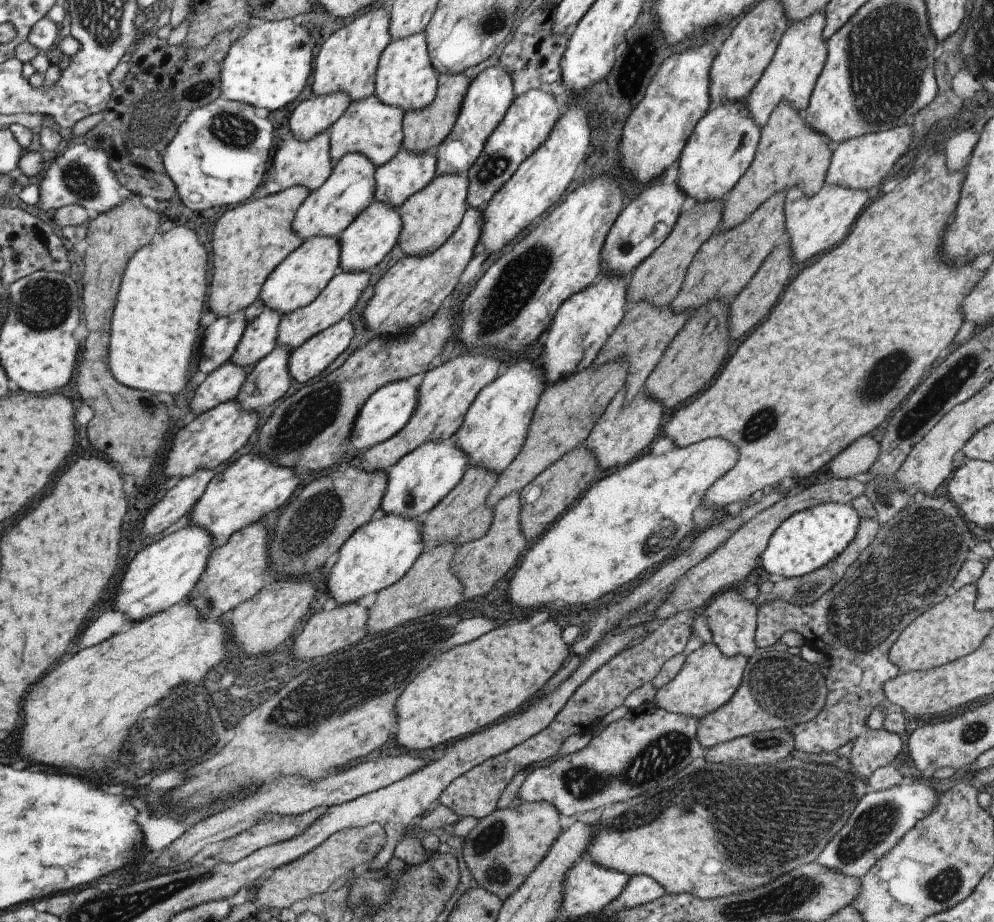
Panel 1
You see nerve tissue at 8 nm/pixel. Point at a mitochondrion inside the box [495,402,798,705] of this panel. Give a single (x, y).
(658, 540)

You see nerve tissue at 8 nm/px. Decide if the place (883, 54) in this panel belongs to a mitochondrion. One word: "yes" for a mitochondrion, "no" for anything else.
yes

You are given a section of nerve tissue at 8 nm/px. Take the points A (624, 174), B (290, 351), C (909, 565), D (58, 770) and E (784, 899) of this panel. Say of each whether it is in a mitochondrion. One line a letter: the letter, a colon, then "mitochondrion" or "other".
A: other
B: other
C: mitochondrion
D: other
E: mitochondrion

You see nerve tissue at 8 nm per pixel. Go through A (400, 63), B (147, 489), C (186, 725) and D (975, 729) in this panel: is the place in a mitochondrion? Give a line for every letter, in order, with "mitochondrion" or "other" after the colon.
A: other
B: other
C: mitochondrion
D: mitochondrion

